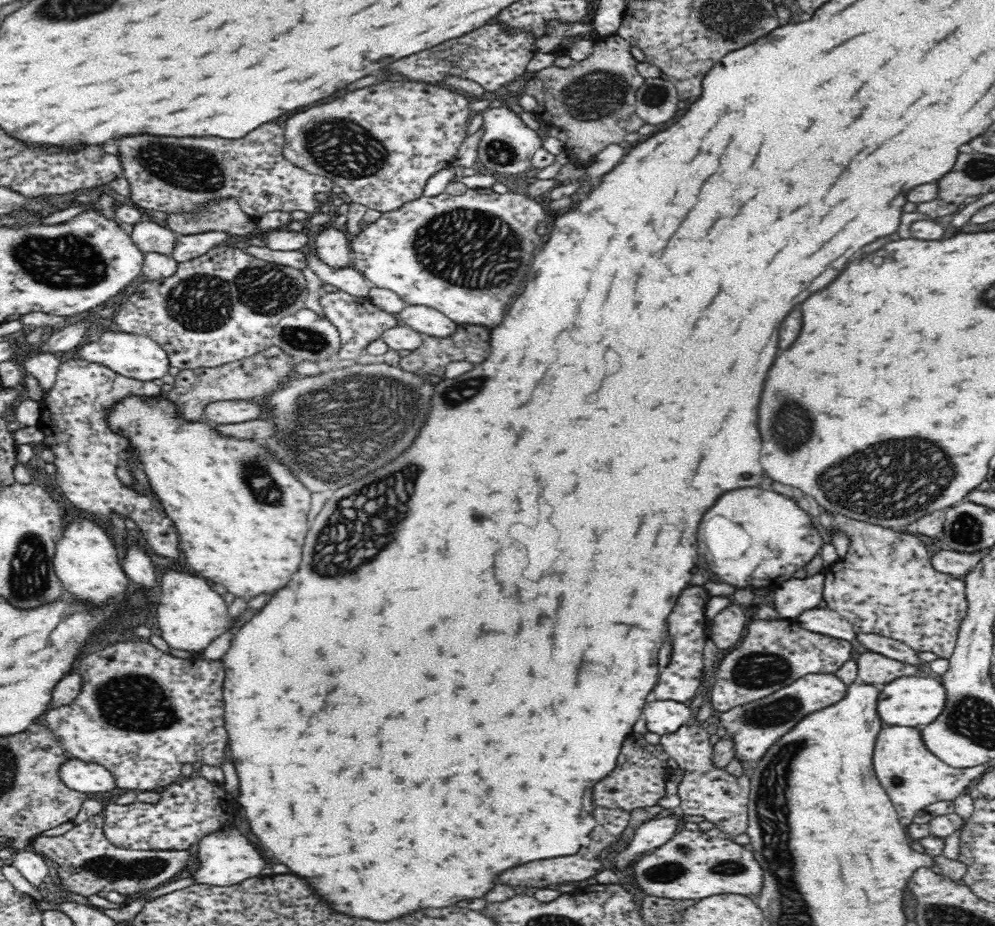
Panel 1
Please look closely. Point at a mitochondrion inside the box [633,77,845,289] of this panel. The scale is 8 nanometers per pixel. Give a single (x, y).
(654, 95)

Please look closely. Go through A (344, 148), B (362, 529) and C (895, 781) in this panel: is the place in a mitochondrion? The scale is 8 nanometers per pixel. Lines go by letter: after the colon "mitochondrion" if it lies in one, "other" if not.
A: mitochondrion
B: mitochondrion
C: mitochondrion

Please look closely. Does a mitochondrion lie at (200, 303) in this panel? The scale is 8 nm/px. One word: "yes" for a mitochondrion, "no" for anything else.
yes

